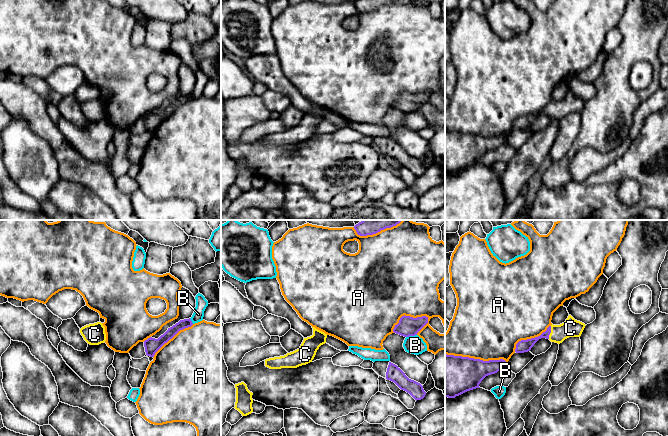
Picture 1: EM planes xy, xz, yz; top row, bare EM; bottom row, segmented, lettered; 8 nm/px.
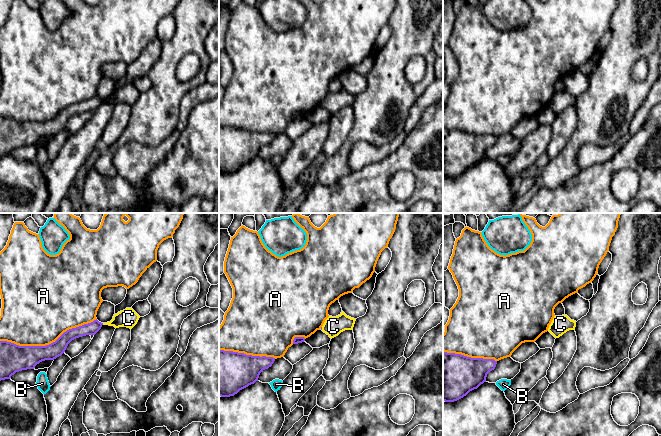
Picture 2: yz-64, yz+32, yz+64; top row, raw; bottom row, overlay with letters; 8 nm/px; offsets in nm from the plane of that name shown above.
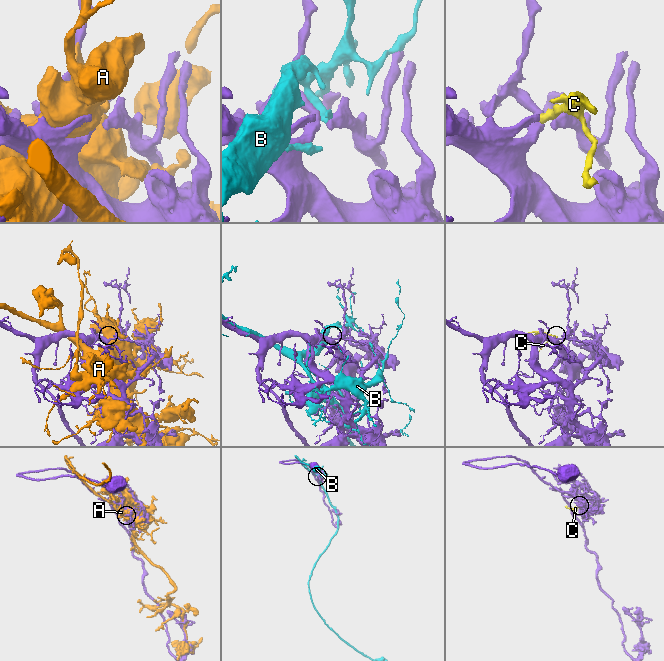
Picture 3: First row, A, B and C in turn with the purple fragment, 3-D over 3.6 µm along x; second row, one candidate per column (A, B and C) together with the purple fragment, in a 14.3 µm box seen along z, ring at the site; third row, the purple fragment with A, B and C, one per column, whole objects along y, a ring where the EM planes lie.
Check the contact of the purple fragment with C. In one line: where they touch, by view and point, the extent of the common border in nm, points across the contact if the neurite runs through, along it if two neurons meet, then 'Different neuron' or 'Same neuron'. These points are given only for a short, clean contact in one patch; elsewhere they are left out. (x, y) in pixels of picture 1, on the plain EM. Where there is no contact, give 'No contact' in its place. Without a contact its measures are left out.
Touches purple at yz (550, 108). Shared border 110 nm. Path across: yz (523, 122), (550, 108), (562, 108), (570, 104). Same neuron

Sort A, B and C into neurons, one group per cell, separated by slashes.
A / B / C

